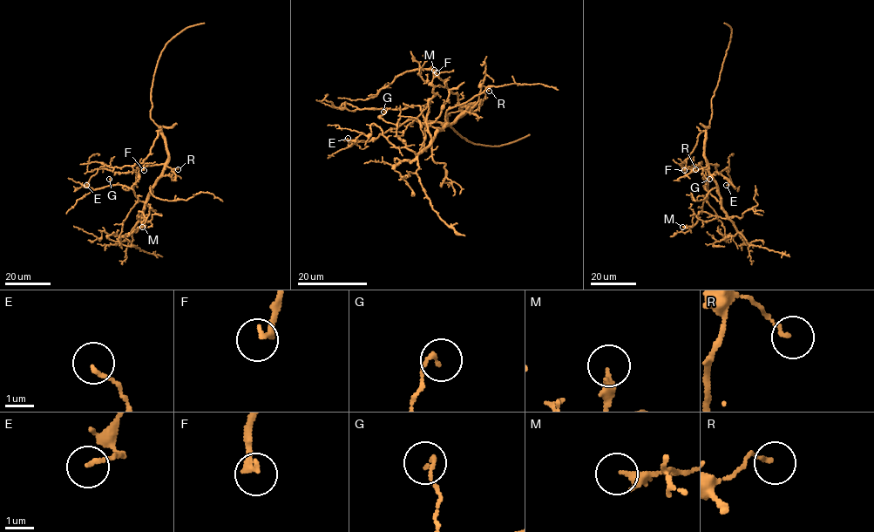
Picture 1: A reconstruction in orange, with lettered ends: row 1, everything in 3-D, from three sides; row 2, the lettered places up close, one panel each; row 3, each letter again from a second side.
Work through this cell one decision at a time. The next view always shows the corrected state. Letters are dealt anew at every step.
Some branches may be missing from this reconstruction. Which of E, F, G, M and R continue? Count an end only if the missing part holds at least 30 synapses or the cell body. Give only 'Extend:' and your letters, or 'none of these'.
Extend: F

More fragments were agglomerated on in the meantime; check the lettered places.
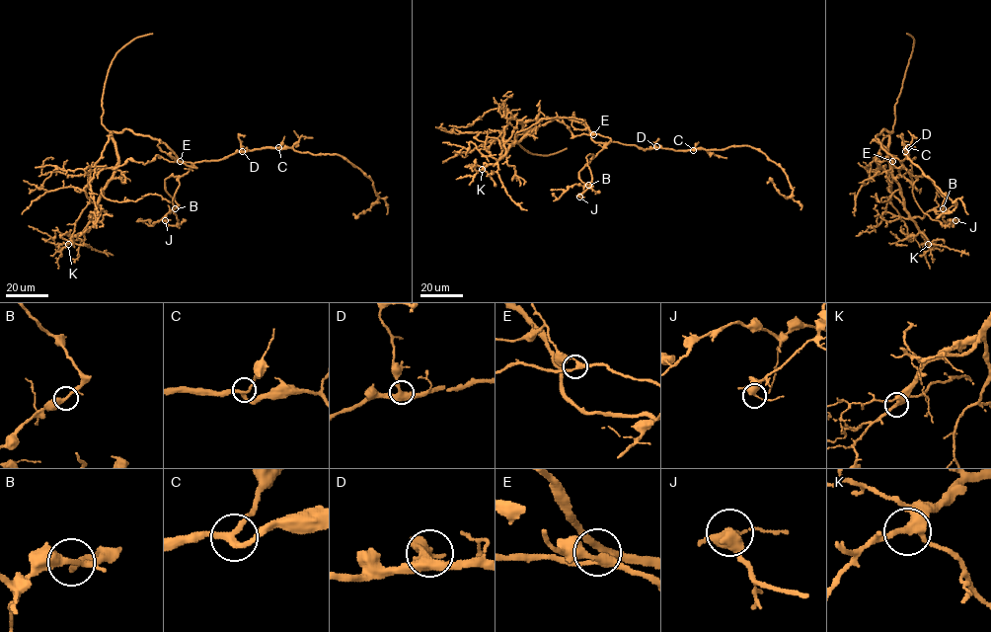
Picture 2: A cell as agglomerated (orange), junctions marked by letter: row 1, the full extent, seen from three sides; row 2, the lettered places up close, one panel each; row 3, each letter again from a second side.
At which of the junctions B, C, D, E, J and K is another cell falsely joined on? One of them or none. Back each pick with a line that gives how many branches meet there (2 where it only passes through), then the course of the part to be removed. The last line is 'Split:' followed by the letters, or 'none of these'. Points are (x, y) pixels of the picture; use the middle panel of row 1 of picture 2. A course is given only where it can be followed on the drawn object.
Split: none of these

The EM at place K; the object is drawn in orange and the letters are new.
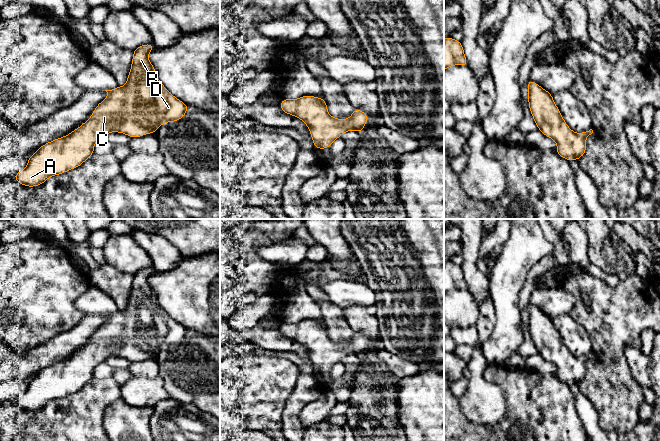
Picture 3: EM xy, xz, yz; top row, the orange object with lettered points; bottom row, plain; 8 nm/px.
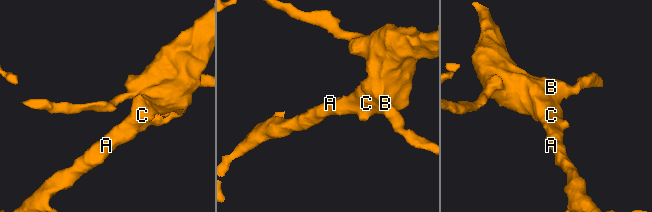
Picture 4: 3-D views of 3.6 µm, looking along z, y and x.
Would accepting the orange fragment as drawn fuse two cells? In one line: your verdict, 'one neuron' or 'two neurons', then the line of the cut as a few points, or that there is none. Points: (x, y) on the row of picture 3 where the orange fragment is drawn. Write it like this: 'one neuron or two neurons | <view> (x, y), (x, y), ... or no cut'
one neuron | no cut

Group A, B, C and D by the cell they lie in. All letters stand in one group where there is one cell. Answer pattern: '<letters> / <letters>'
A B C D

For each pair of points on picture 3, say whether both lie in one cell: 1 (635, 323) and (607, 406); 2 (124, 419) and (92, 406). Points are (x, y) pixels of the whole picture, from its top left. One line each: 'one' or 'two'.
1: one
2: two

